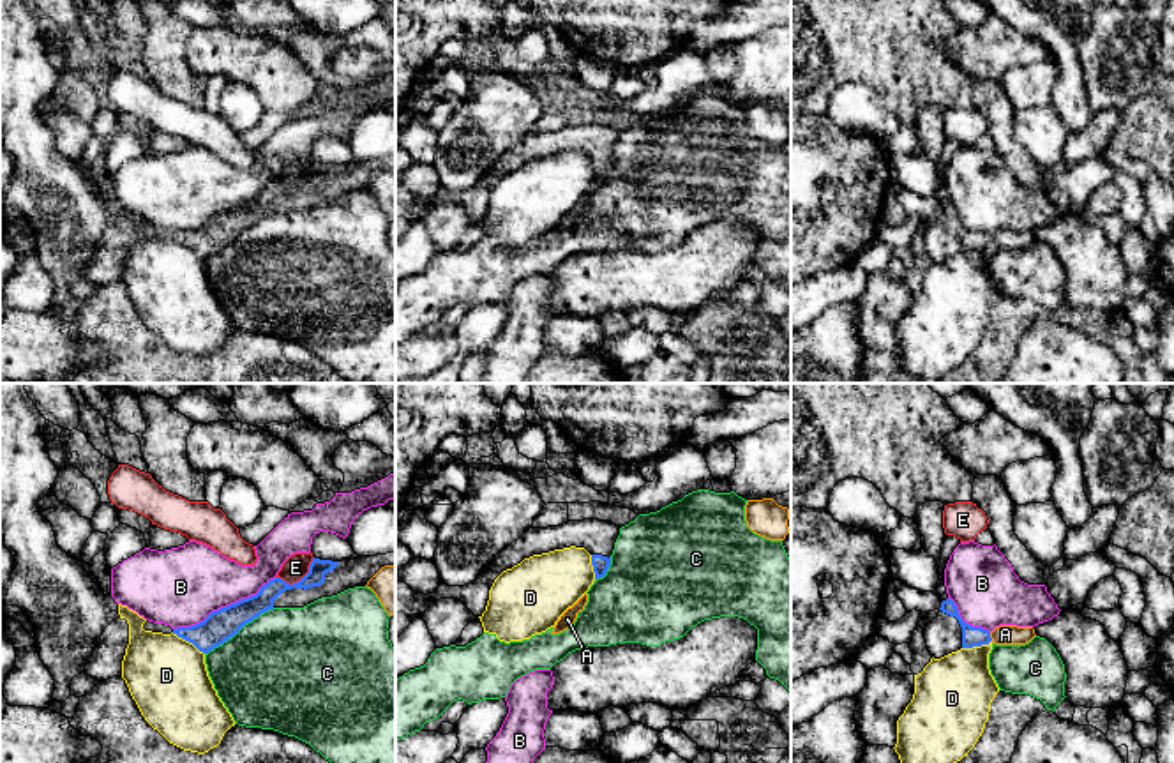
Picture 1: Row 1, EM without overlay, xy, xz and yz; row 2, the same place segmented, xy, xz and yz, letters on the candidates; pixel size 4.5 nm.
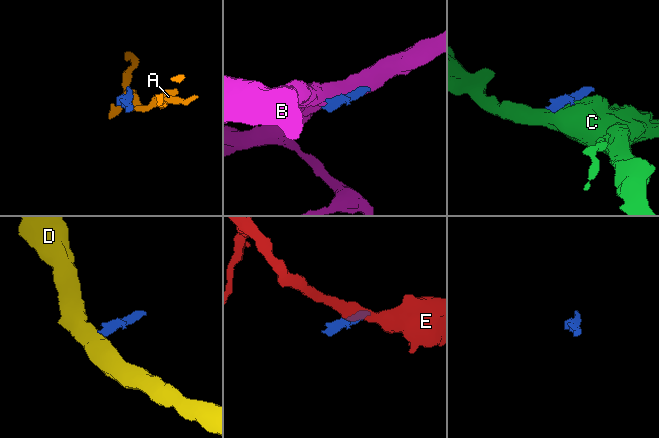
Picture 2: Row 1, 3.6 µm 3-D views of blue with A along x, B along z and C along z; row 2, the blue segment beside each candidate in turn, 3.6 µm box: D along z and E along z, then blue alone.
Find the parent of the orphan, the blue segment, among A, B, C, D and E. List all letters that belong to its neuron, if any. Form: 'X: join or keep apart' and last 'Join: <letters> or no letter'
A: keep apart
B: keep apart
C: keep apart
D: keep apart
E: keep apart
Join: no letter

